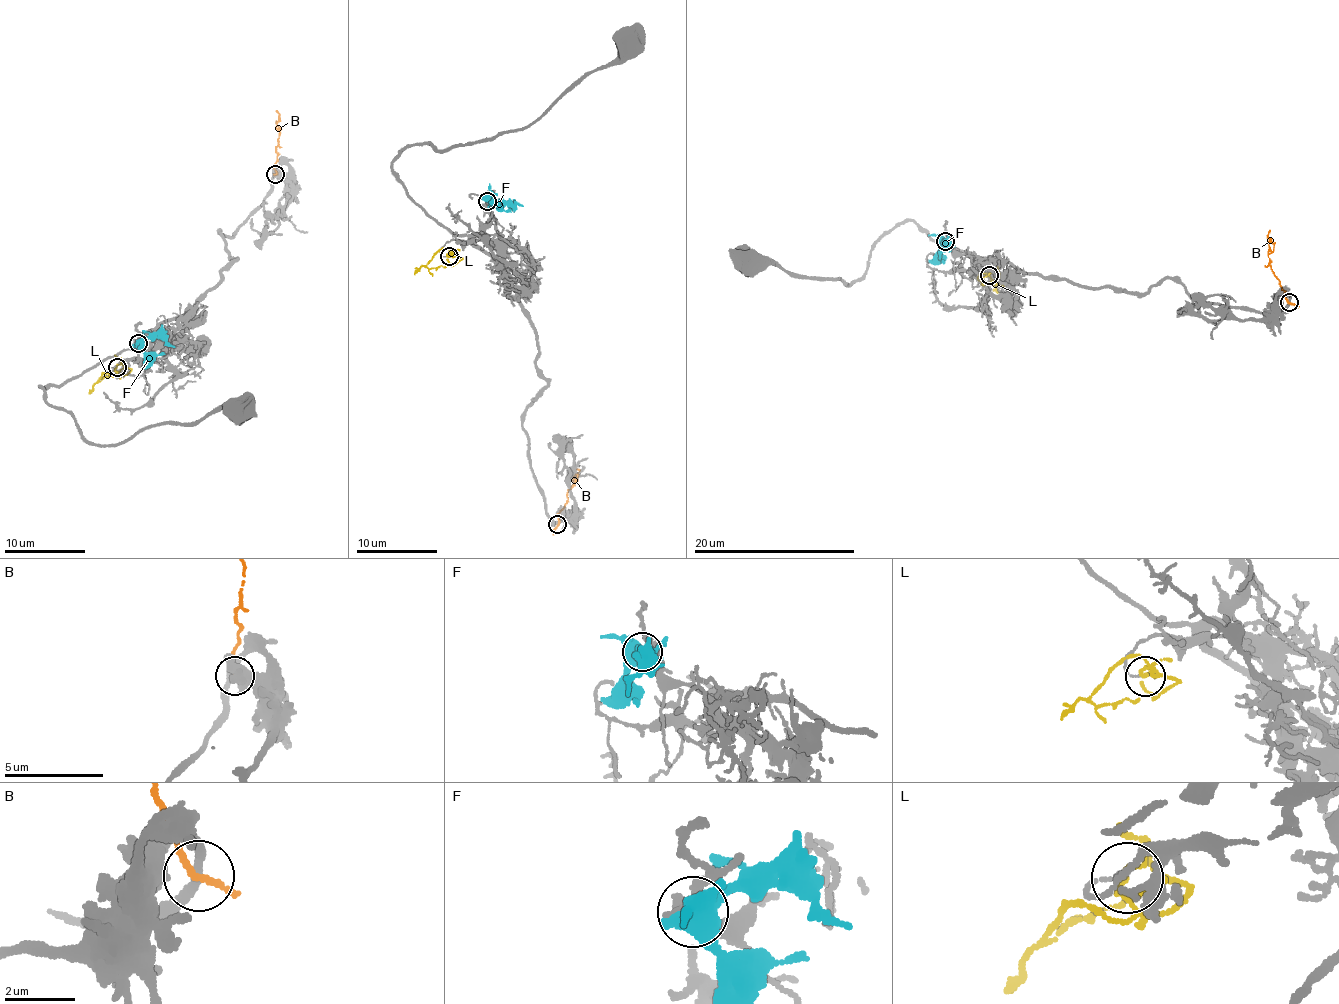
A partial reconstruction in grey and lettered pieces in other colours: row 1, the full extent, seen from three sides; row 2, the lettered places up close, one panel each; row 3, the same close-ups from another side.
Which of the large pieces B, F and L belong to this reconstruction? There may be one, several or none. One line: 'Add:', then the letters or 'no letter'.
Add: no letter

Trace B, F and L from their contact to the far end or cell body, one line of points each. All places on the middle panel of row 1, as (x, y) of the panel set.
B: (556, 524), (568, 489), (574, 481), (572, 476), (579, 470), (576, 469)
F: (488, 202), (523, 206)
L: (448, 256), (452, 252), (447, 249), (440, 250), (427, 265), (431, 269), (447, 266)

